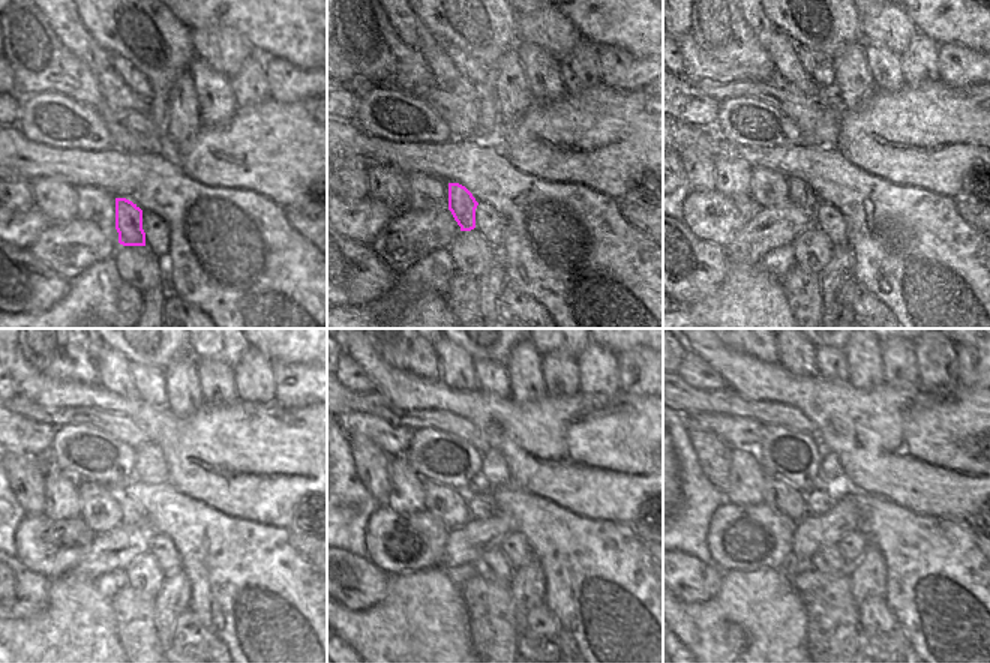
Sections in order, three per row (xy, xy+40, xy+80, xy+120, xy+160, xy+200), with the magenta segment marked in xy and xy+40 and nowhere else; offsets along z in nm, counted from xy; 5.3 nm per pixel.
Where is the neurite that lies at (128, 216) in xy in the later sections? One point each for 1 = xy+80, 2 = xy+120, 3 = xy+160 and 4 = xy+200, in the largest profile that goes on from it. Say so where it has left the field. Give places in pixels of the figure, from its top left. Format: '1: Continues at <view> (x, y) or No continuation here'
1: Continues at xy+80 (798, 192)
2: Continues at xy+120 (132, 513)
3: Continues at xy+160 (479, 501)
4: Continues at xy+200 (818, 500)

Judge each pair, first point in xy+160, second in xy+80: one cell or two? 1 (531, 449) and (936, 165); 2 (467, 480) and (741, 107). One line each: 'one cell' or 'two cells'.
1: one cell
2: one cell

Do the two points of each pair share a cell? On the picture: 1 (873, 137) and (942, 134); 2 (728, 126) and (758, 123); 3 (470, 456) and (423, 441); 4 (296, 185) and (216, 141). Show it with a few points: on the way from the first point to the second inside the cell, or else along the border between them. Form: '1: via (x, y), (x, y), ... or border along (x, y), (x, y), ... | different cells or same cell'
1: via (890, 137), (926, 137) | same cell
2: via (735, 123), (750, 123) | same cell
3: via (462, 444), (452, 438), (435, 438) | same cell
4: via (276, 165), (264, 153), (236, 153) | same cell

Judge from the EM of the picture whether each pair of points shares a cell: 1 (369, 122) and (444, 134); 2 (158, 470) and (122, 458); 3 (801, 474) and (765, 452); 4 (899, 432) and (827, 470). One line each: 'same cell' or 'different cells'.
1: same cell
2: different cells
3: same cell
4: different cells

